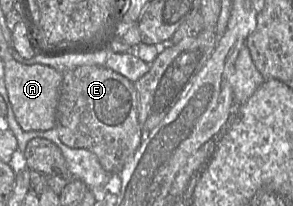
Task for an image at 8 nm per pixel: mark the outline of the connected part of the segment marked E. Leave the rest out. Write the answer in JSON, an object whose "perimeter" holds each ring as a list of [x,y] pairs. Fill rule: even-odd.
{"perimeter":[[[203,28],[196,37],[188,37],[165,47],[151,63],[149,71],[134,83],[123,75],[98,65],[82,64],[63,72],[54,127],[59,139],[70,148],[88,149],[97,156],[107,172],[119,173],[139,147],[143,132],[154,129],[177,100],[187,93],[196,75],[210,58],[218,40],[215,31]]]}

